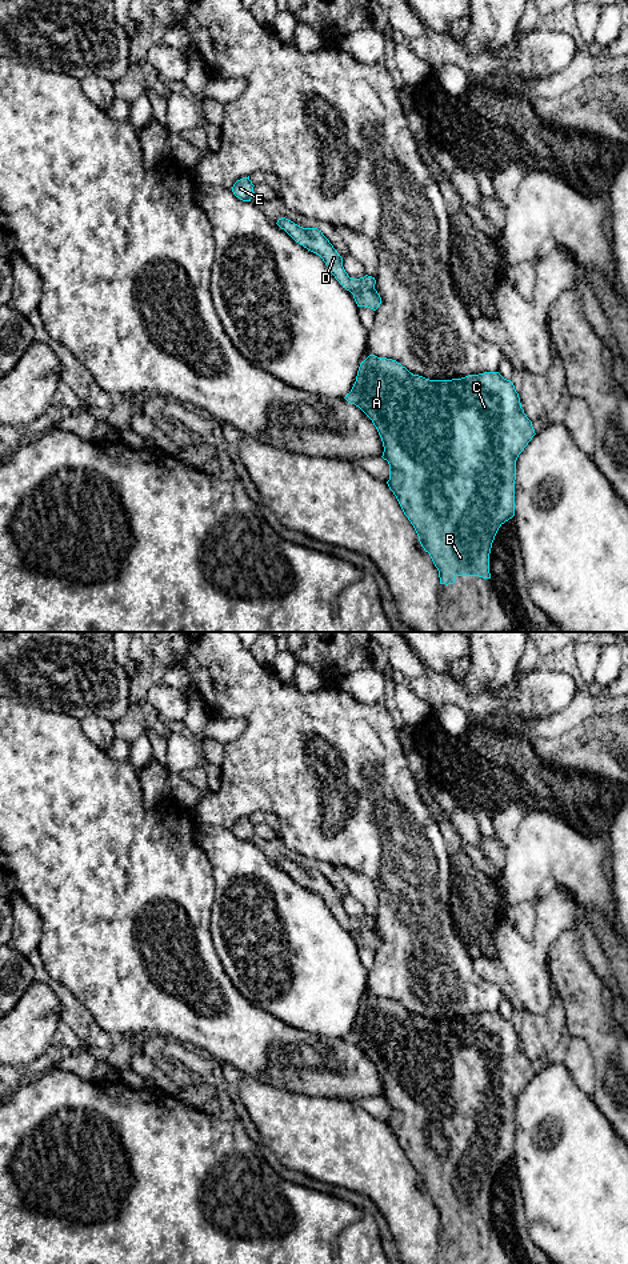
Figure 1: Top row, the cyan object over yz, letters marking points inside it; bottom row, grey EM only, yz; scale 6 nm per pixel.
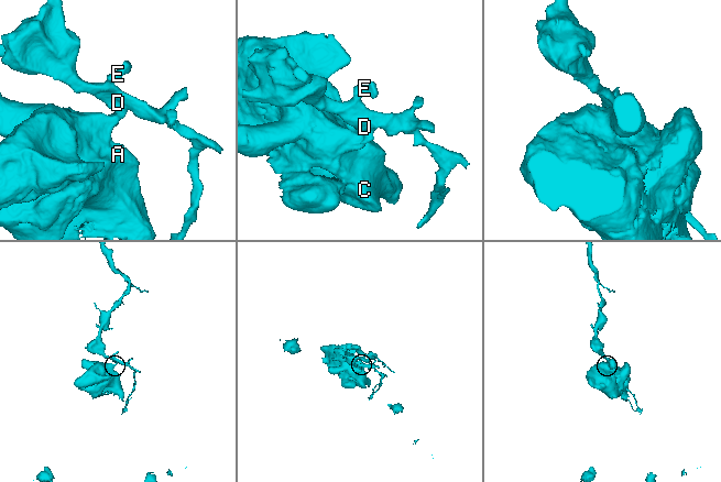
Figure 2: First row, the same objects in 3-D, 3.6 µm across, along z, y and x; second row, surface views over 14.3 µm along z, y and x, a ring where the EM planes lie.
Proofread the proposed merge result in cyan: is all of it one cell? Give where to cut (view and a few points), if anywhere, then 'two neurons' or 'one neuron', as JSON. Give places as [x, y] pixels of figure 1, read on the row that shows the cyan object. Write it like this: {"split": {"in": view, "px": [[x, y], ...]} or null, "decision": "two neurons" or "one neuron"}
{"split": {"in": "yz", "px": [[374, 287], [356, 290], [352, 294]]}, "decision": "two neurons"}

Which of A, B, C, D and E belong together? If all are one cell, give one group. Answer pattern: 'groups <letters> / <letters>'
groups A B C / D E

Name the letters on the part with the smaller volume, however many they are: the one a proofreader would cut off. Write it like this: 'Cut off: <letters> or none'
Cut off: D, E

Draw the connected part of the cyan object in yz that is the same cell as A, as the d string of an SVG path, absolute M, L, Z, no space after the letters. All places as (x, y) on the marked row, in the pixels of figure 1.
M369 355L364 361L361 361L356 381L351 392L347 393L344 399L359 407L376 427L384 447L381 457L389 464L389 480L387 484L396 496L404 515L413 525L421 547L429 553L435 567L437 568L440 584L453 584L456 576L479 576L483 579L491 579L489 553L492 543L499 528L515 516L516 460L536 435L532 421L527 417L524 409L521 408L520 397L513 383L504 379L499 372L468 375L465 377L452 380L429 380L411 373L396 360Z

